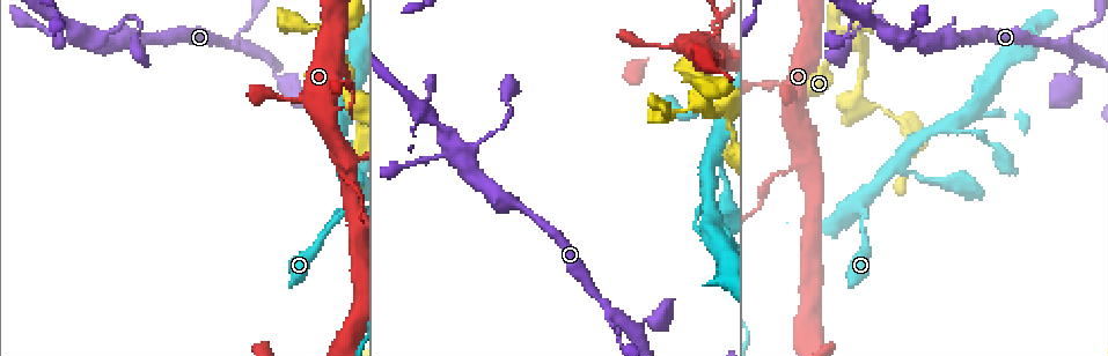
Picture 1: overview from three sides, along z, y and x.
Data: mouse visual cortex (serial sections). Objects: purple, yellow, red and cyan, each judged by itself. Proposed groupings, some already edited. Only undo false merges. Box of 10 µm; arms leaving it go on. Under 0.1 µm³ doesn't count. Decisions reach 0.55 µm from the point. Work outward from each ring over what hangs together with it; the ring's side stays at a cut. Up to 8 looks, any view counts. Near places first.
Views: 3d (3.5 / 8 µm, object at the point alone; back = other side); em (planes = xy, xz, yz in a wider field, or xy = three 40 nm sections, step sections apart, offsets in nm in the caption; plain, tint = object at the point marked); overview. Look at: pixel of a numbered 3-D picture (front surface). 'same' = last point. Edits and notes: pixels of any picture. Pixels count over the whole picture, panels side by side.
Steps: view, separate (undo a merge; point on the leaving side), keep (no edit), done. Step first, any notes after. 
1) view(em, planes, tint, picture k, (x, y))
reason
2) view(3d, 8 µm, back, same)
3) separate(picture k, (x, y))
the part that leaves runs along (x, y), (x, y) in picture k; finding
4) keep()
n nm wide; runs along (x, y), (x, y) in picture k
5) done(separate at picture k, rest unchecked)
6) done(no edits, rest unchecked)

view(3d, 8 µm, back, picture 1, (240, 46))
two arms in line, one across

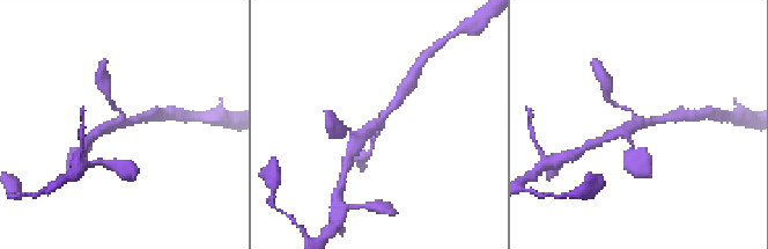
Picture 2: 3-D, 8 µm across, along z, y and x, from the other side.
view(3d, 3.5 µm, same)

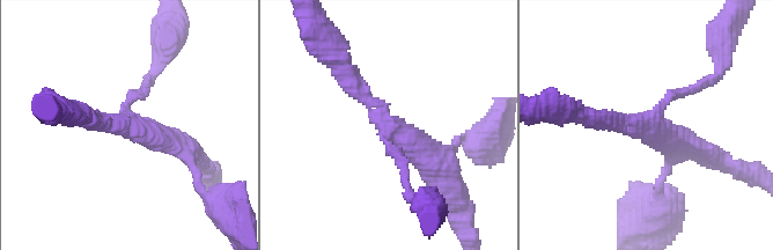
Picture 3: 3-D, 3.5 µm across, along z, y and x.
view(em, xy, step 1, tint, picture 3, (132, 124))
3 arms; arms of 150, 250, 300 nm; need the tissue

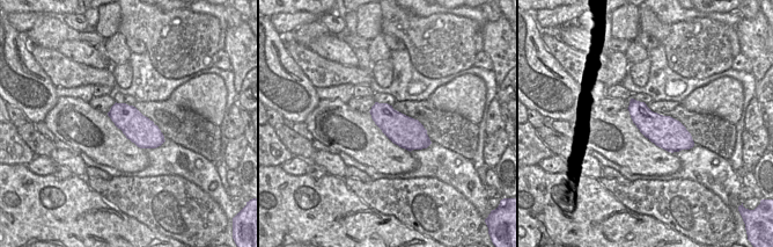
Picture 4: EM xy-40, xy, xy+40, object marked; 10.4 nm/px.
keep()
runs along (344, 72), (418, 149), (450, 152) in picture 3; all the same cell

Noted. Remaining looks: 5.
view(3d, 8 µm, picture 1, (863, 209))
small branch off a trunk

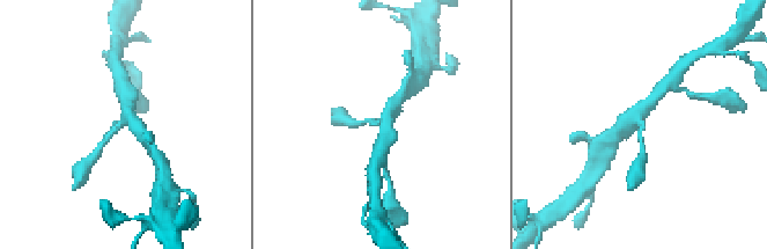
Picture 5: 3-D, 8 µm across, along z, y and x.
view(em, xy, step 2, tint, same)
3 arms; arms of 150, 400, 400 nm

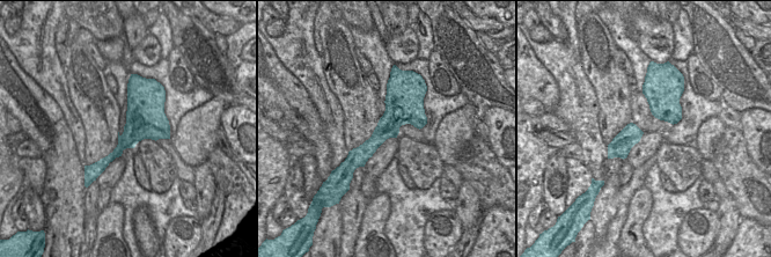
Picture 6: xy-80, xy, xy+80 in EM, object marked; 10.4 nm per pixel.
keep()
runs along (102, 148), (128, 114), (125, 99) in picture 5; all the same cell

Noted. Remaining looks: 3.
view(3d, 3.5 µm, picture 1, (341, 126))
side arm on a straight run

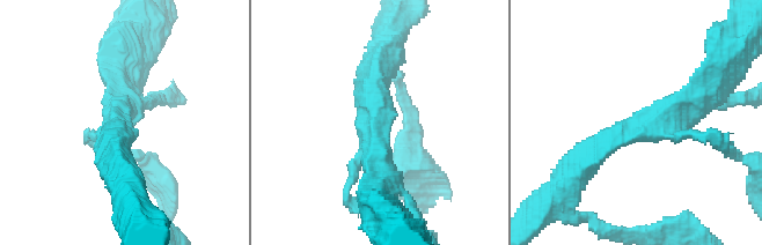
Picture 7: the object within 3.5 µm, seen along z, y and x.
view(em, xy, step 2, tint, picture 7, (377, 140))
3 arms; arms of 150, 350, 350 nm; now the EM

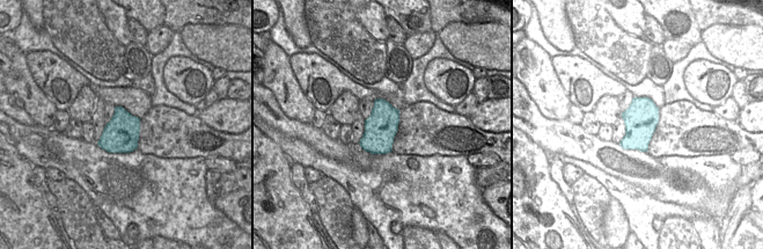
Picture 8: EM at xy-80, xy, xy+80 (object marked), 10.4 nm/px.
view(em, xy, step 5, tint, same)
cut it another way

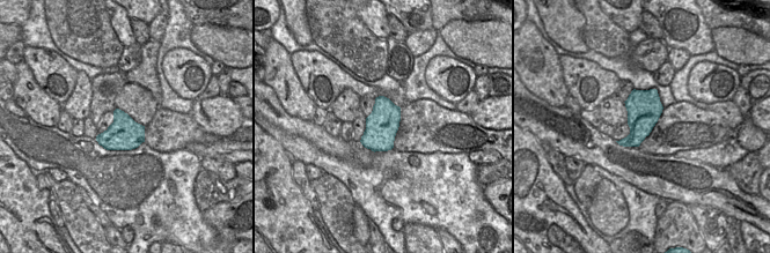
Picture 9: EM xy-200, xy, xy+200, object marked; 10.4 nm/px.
keep()
runs along (590, 158), (690, 105), (717, 78) in picture 7; all the same cell

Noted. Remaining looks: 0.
done(no edits, rest unchecked)

